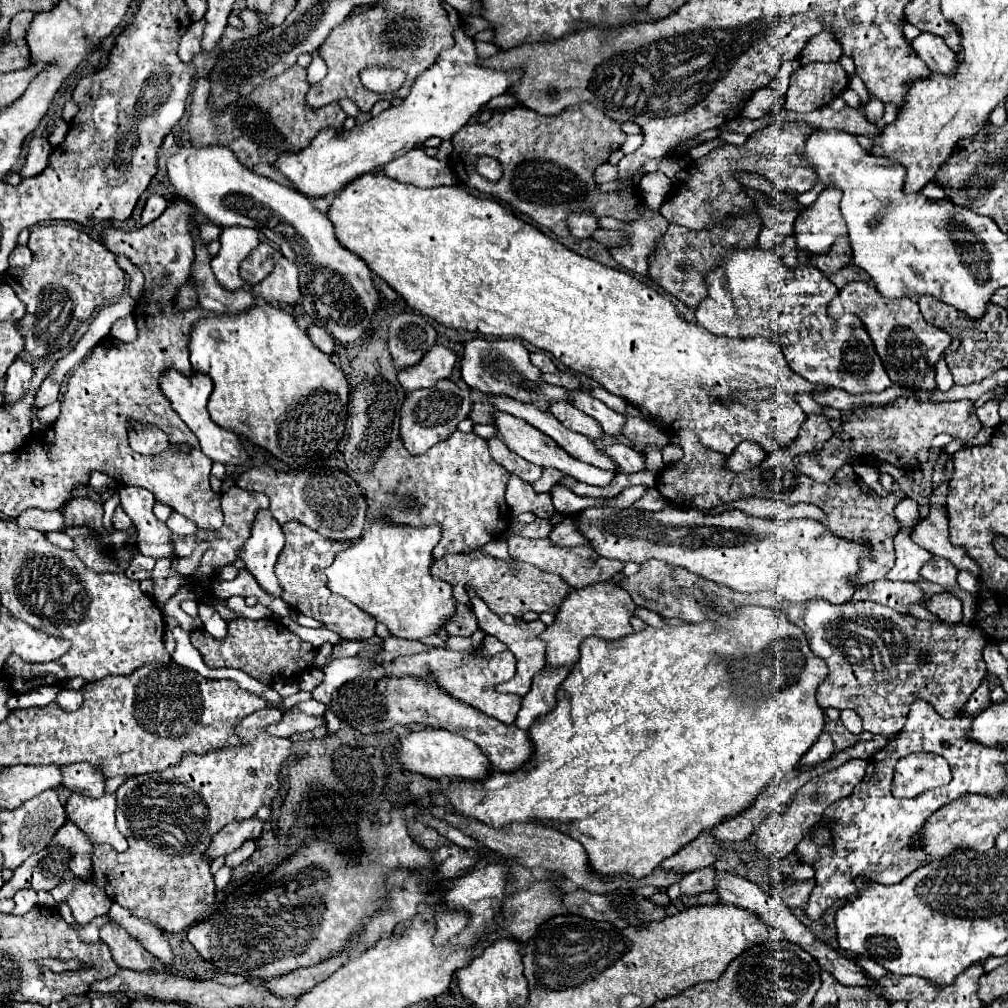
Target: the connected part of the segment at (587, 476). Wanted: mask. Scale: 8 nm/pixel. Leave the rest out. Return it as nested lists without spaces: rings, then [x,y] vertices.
[[[492,409],[490,413],[492,413],[492,417],[494,417],[494,427],[496,427],[498,435],[502,437],[504,445],[506,445],[508,449],[512,449],[516,455],[524,457],[526,461],[530,461],[530,463],[534,463],[534,465],[540,465],[540,467],[556,467],[556,469],[564,471],[566,475],[570,475],[570,477],[574,477],[574,479],[578,479],[578,481],[582,481],[582,483],[588,483],[588,485],[606,487],[606,485],[612,481],[612,477],[614,477],[612,471],[594,469],[594,467],[590,467],[590,465],[586,465],[586,463],[582,463],[582,461],[578,461],[578,459],[566,455],[564,449],[560,449],[558,445],[554,445],[554,439],[546,437],[544,433],[540,433],[538,429],[534,429],[532,425],[528,425],[524,419],[506,415],[506,413],[498,411],[498,409]]]

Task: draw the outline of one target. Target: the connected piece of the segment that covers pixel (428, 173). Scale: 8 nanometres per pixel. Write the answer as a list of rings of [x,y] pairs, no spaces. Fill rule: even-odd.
[[[422,147],[408,151],[406,155],[386,163],[382,167],[388,177],[402,183],[412,183],[416,187],[438,187],[438,185],[456,185],[456,175],[446,161],[432,159],[424,153]]]

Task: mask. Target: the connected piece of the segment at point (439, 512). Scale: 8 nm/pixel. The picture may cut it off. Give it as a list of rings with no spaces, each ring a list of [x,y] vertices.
[[[456,431],[450,439],[436,443],[424,455],[410,455],[402,441],[396,439],[374,463],[372,475],[380,487],[376,491],[362,489],[372,515],[386,517],[386,521],[394,525],[440,525],[442,539],[434,547],[434,559],[448,553],[470,553],[488,541],[500,539],[508,531],[510,513],[504,491],[510,473],[498,469],[490,453],[486,453],[486,441],[474,433]]]

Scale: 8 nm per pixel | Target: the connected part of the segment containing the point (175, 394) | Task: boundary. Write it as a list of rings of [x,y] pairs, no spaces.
[[[166,369],[160,377],[160,391],[166,395],[166,399],[170,401],[172,409],[180,415],[180,419],[188,425],[188,429],[198,437],[200,441],[200,449],[212,459],[212,461],[220,461],[224,465],[242,465],[248,461],[248,453],[244,451],[244,447],[240,445],[240,439],[236,433],[230,433],[222,427],[218,427],[206,409],[206,403],[210,399],[212,393],[212,379],[206,373],[192,373],[192,375],[182,375],[176,369]]]

